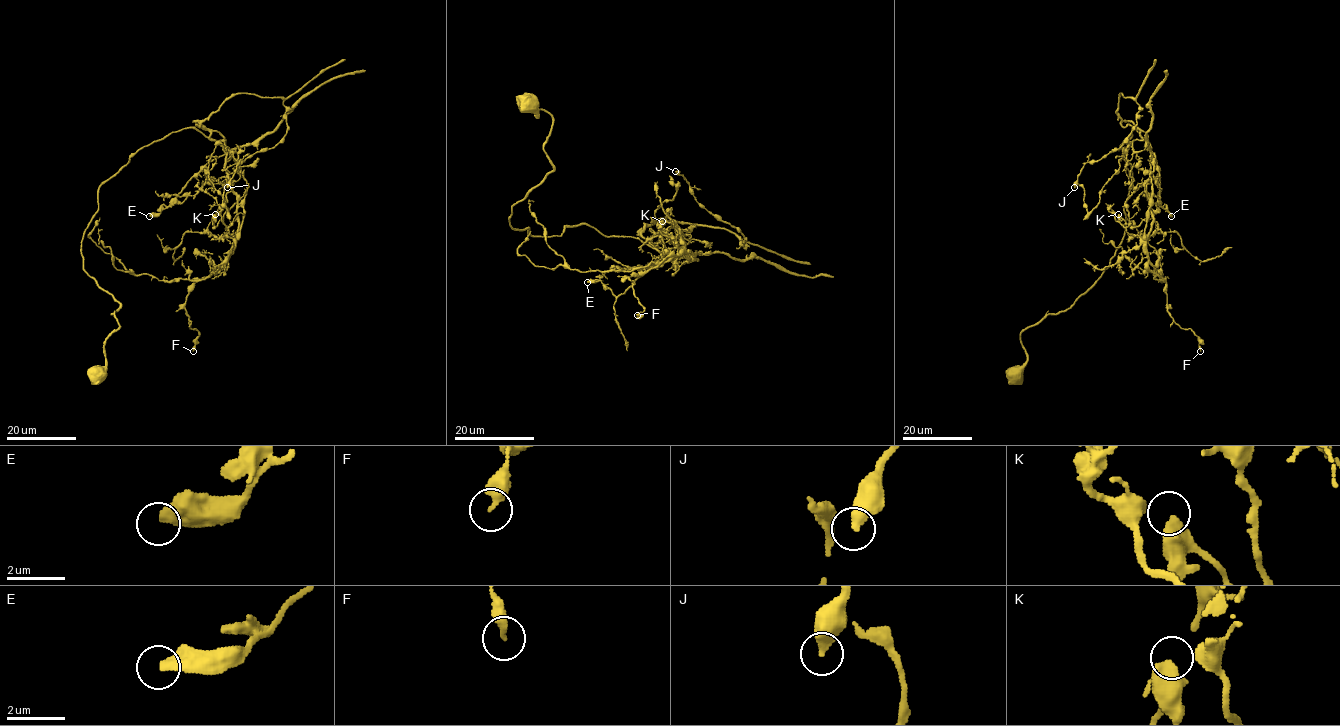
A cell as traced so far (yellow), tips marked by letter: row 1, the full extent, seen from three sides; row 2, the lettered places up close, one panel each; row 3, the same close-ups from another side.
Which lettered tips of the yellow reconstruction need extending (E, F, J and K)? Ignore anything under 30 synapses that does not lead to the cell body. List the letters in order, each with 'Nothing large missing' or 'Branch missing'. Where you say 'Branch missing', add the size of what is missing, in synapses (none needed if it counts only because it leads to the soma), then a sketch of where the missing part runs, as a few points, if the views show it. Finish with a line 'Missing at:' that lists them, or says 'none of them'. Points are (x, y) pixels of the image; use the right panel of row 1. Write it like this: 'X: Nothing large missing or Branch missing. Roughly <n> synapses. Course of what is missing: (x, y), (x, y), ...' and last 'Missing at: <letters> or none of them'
E: Nothing large missing
F: Nothing large missing
J: Nothing large missing
K: Nothing large missing
Missing at: none of them

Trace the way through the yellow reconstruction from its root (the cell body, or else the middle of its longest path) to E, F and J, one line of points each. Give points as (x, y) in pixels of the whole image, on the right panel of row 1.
E: (1017, 379), (1020, 333), (1066, 311), (1123, 236), (1131, 166), (1121, 146), (1133, 127), (1171, 216)
F: (1017, 379), (1020, 333), (1066, 311), (1123, 236), (1133, 127), (1150, 153), (1148, 261), (1200, 351)
J: (1017, 379), (1020, 333), (1066, 311), (1123, 236), (1133, 127), (1116, 110), (1130, 97), (1136, 125), (1074, 187)

